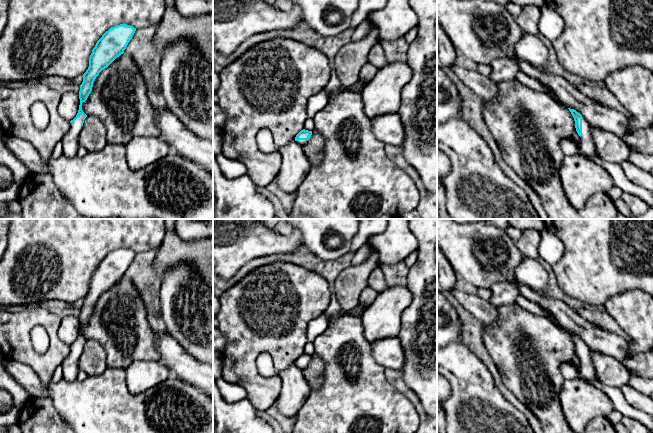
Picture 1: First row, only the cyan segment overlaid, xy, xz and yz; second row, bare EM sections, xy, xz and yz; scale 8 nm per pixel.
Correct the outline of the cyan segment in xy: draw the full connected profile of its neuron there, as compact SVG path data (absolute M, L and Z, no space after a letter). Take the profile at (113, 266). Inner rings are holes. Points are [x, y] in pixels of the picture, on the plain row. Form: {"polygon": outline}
{"polygon": "M127 248L111 251L97 265L89 282L89 291L83 298L83 306L80 309L80 329L76 341L70 345L71 352L62 363L63 379L74 381L79 371L79 356L87 339L82 334L85 326L92 315L93 307L99 297L107 292L117 281L124 277L128 267L132 263L136 252Z"}

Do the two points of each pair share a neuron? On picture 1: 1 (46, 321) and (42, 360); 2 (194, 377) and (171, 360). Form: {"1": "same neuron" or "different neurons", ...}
{"1": "same neuron", "2": "same neuron"}

